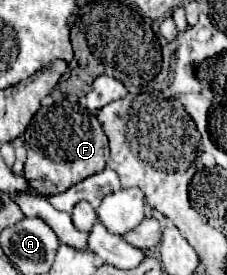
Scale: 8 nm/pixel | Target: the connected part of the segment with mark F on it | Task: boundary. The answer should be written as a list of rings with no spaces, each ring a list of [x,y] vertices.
[[[66,97],[62,103],[44,103],[36,111],[24,133],[24,145],[28,151],[24,177],[42,195],[62,193],[78,181],[100,173],[110,155],[108,137],[104,135],[96,115],[84,109],[78,101],[70,103]]]

